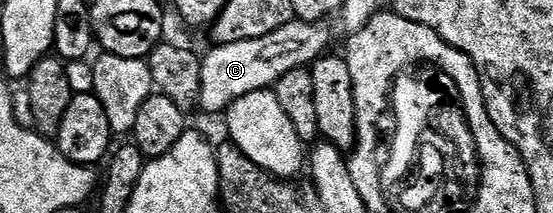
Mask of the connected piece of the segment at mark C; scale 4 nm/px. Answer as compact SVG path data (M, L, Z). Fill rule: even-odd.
M295 19L280 30L266 34L264 38L251 38L251 42L231 42L210 47L210 52L204 53L201 61L200 107L202 109L205 107L209 112L224 113L236 100L243 98L243 94L272 89L273 85L279 82L279 78L283 78L283 74L288 74L291 70L309 68L313 61L330 51L329 39L332 38L333 32L328 28L329 26L325 22L309 23Z

